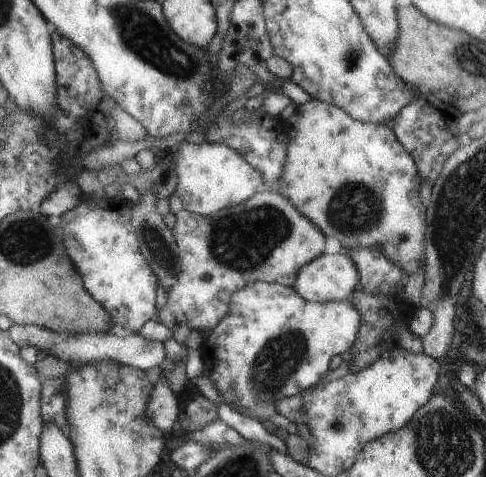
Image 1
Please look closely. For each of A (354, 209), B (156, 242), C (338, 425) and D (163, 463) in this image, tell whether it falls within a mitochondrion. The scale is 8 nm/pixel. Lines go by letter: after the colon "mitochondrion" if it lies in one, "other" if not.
A: mitochondrion
B: mitochondrion
C: mitochondrion
D: other

